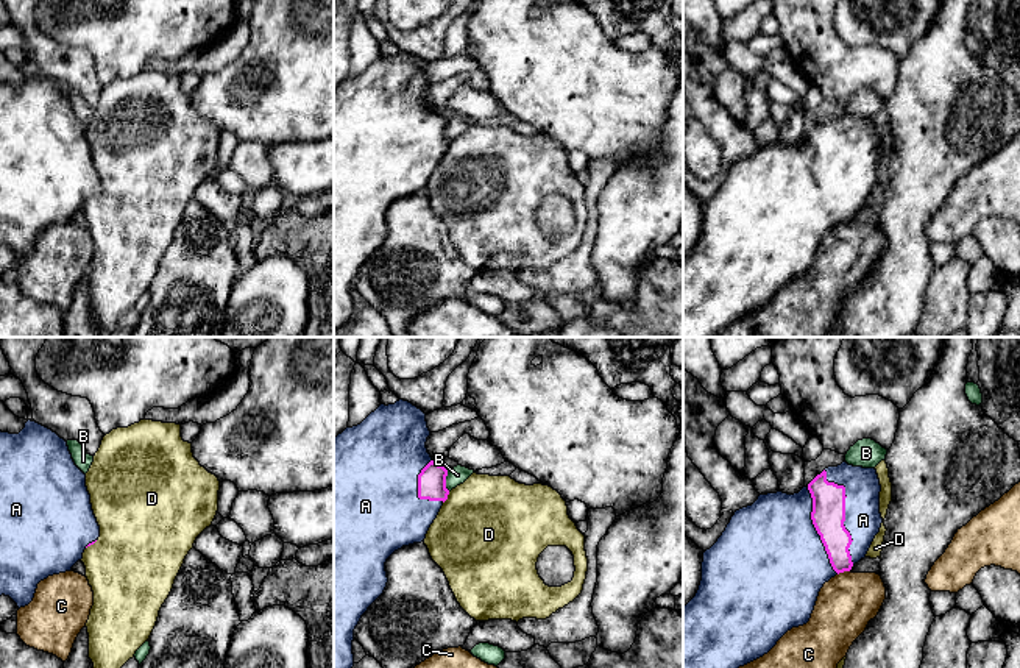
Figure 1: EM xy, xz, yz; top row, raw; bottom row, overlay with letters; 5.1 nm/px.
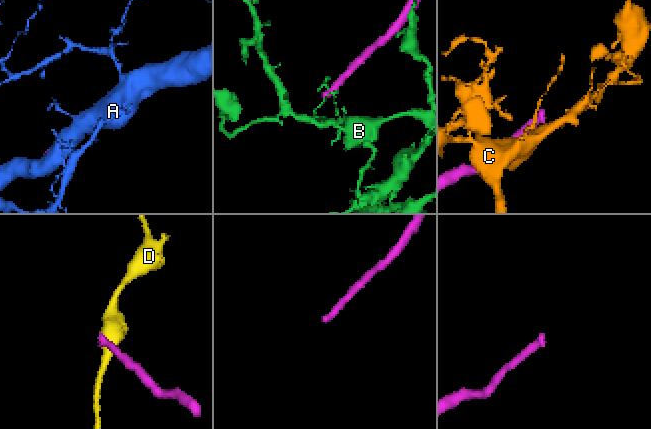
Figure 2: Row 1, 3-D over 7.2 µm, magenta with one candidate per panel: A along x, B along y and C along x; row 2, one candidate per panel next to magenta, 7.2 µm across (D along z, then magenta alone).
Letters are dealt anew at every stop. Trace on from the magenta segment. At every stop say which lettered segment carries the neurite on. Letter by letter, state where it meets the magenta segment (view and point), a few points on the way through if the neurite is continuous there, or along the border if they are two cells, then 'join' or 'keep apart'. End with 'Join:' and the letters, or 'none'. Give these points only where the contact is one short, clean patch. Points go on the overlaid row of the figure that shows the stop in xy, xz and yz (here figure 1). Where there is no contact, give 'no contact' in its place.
A: yz (844, 512) | join
B: xz (445, 481) | keep apart
C: yz (842, 572) | keep apart
D: xz (446, 498) | keep apart
Join: A

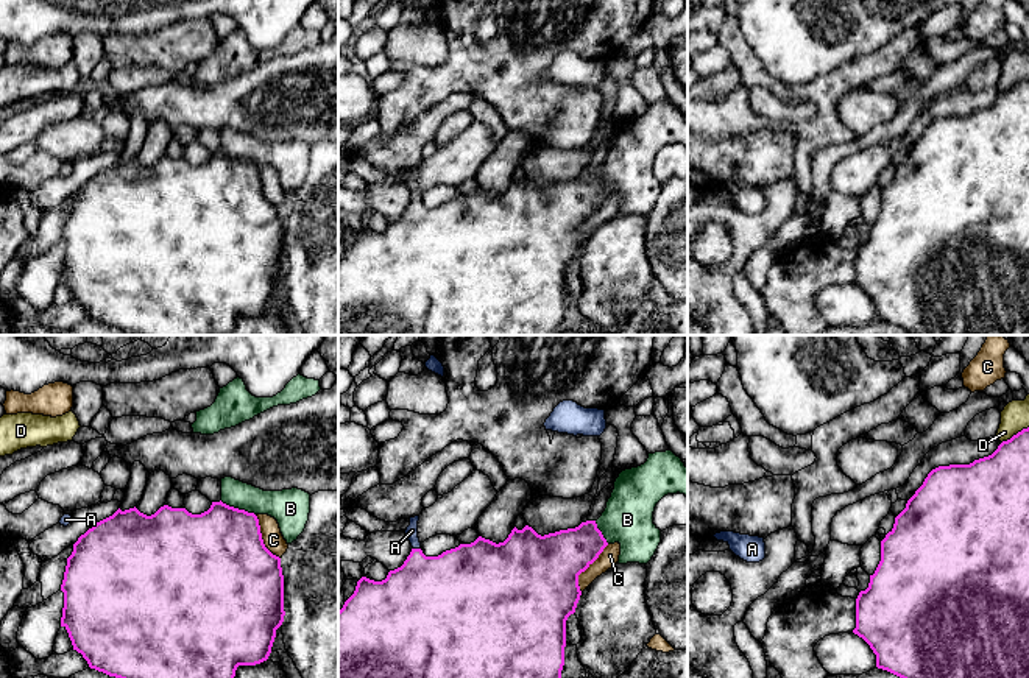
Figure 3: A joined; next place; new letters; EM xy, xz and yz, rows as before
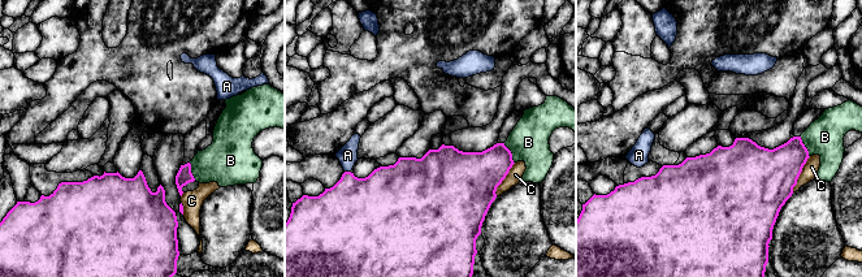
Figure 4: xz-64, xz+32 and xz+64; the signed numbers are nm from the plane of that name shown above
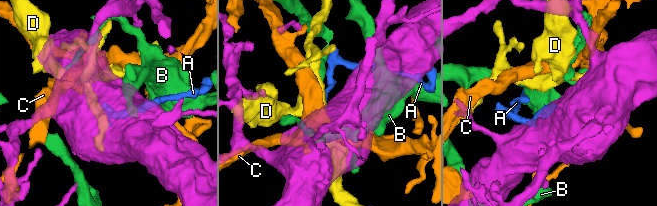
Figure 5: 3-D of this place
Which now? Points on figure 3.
A: xz (417, 549) | across xz (427, 596), (417, 568), (417, 549), (412, 530) | join
B: xy (237, 508) | along xy (220, 501), (254, 515) | keep apart
C: xz (586, 568) | keep apart
D: yz (1014, 435) | keep apart
Join: A

